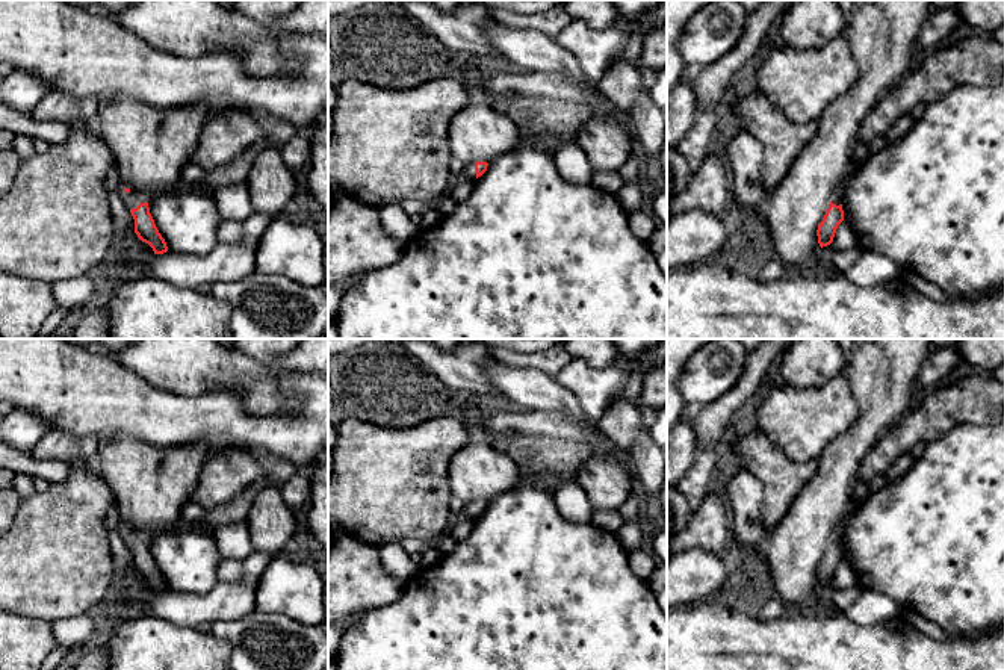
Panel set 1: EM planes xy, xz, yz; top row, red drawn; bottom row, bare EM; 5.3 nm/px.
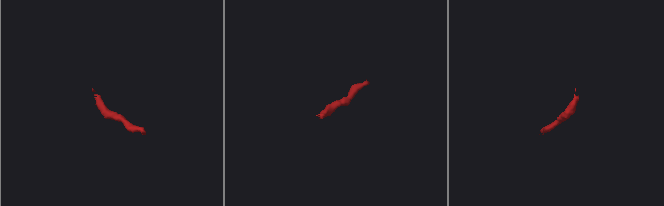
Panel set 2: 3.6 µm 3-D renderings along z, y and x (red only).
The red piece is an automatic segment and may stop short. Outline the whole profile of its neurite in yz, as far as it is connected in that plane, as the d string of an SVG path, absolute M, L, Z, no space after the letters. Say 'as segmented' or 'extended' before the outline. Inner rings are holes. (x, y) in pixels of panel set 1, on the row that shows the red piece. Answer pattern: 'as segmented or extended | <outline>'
extended | M836 192L829 204L829 209L818 225L817 236L820 247L827 247L833 242L838 225L844 221L842 197Z

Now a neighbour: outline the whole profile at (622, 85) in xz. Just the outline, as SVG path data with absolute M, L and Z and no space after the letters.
M621 56L608 67L597 86L611 107L624 118L629 118L638 97L646 92L638 67L623 60Z

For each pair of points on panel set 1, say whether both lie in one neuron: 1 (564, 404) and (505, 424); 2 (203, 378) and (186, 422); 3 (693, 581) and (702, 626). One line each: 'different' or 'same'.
1: different
2: different
3: different

